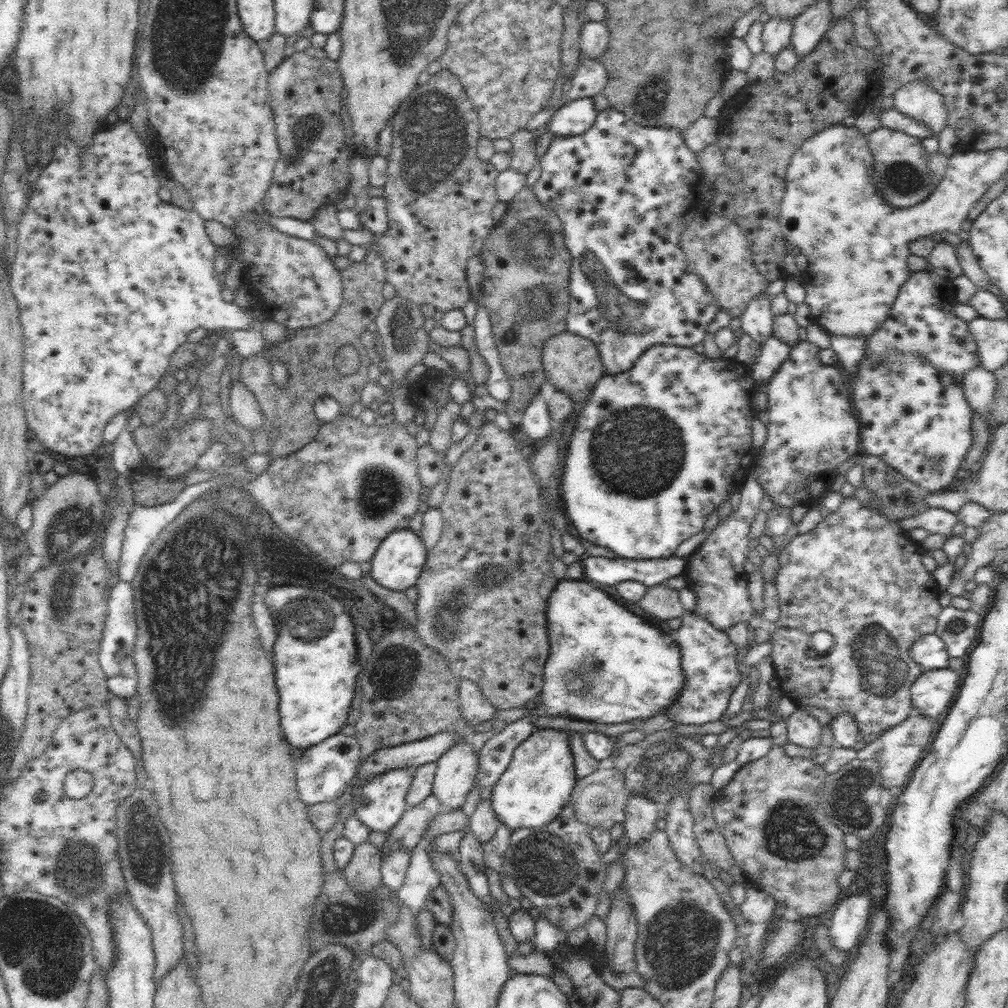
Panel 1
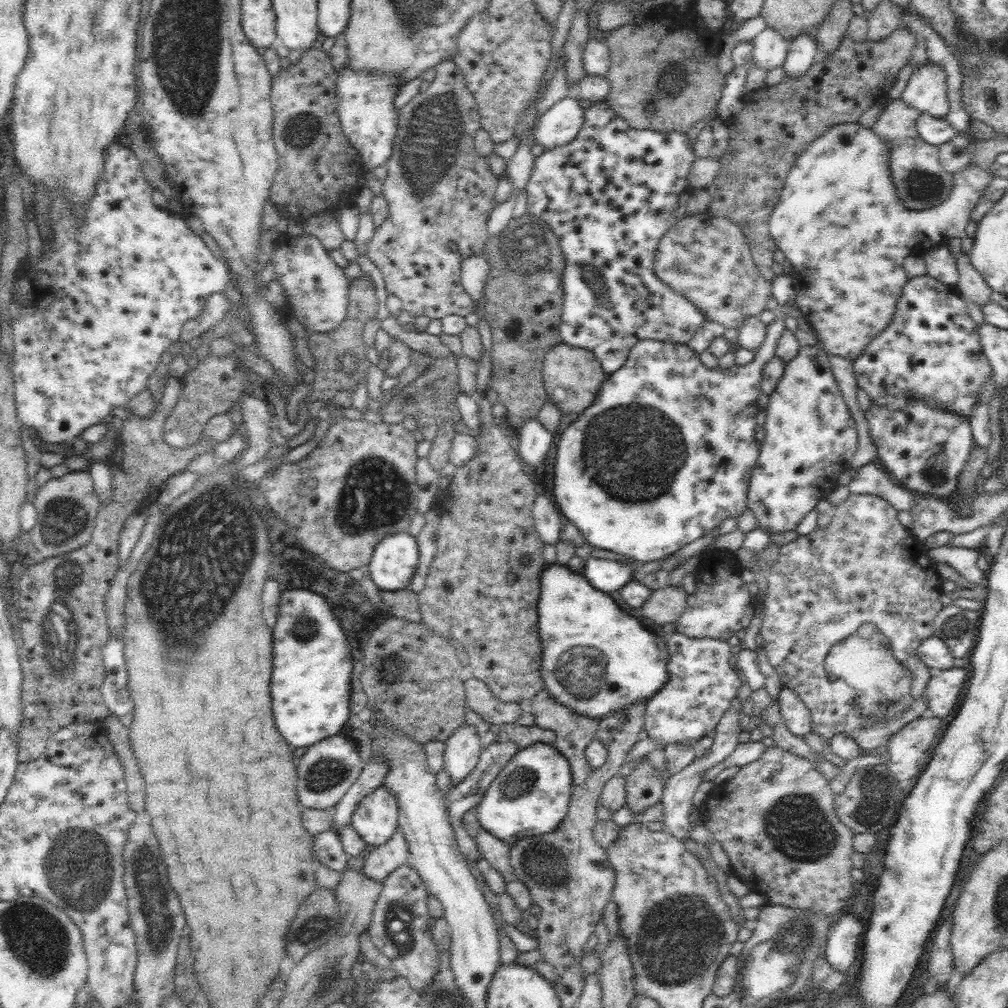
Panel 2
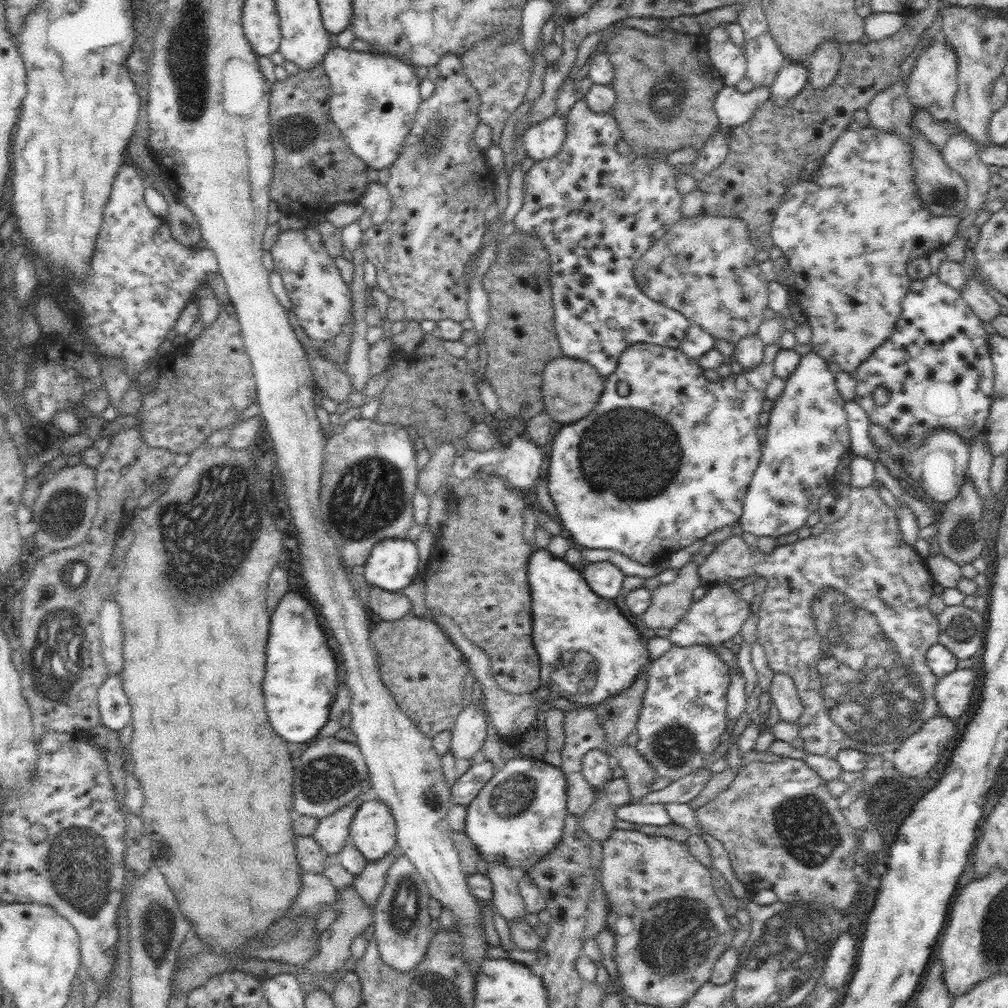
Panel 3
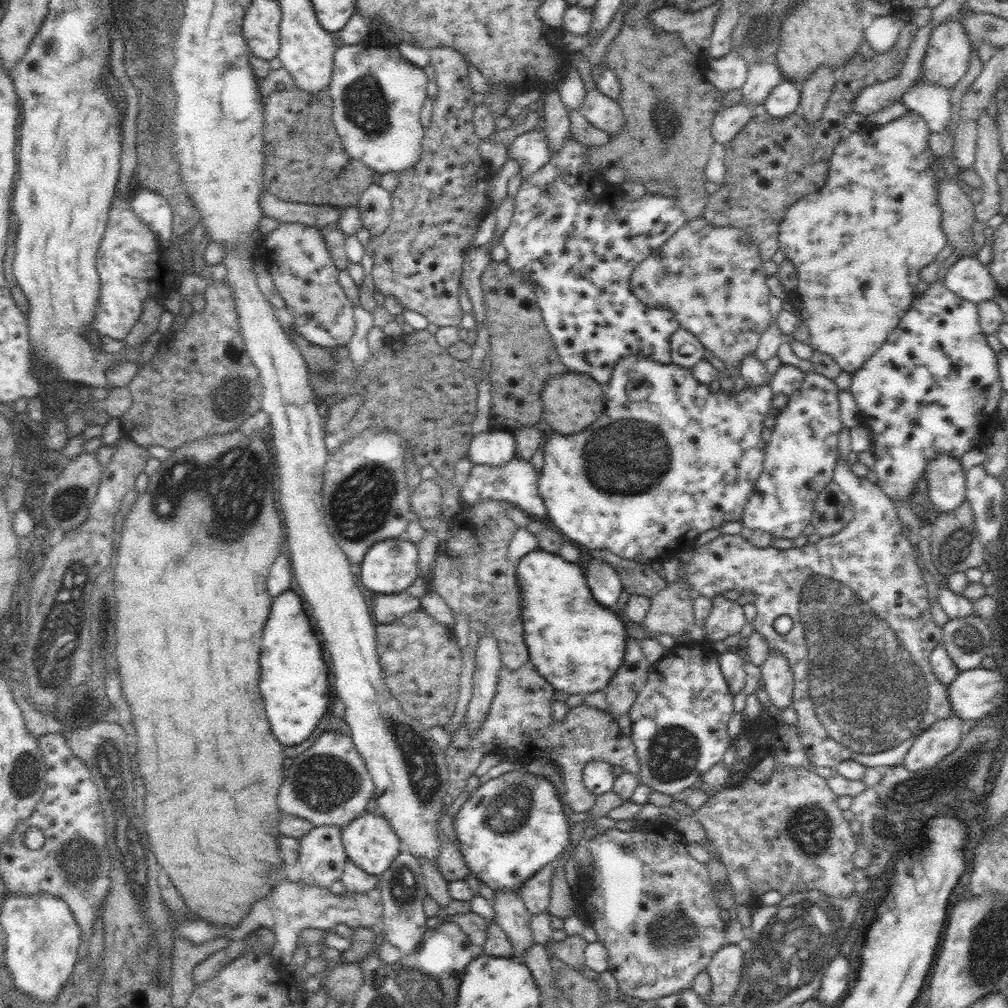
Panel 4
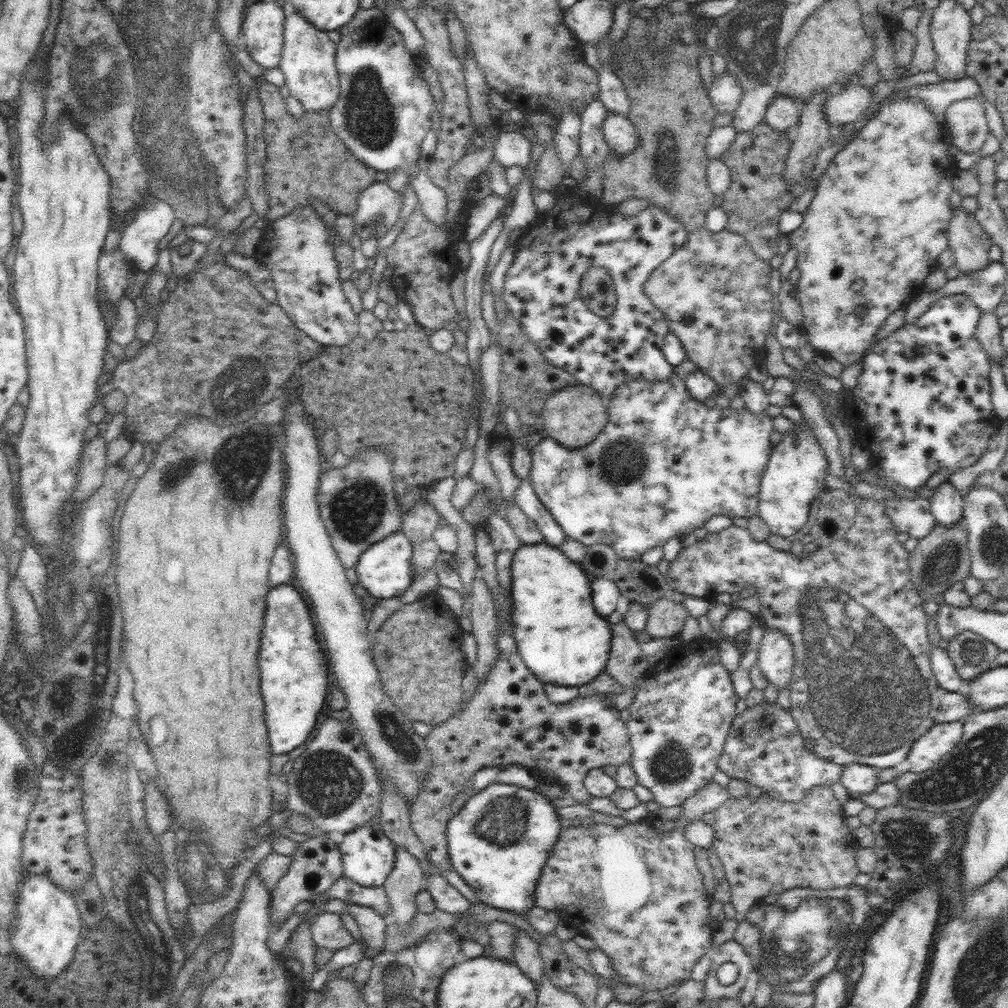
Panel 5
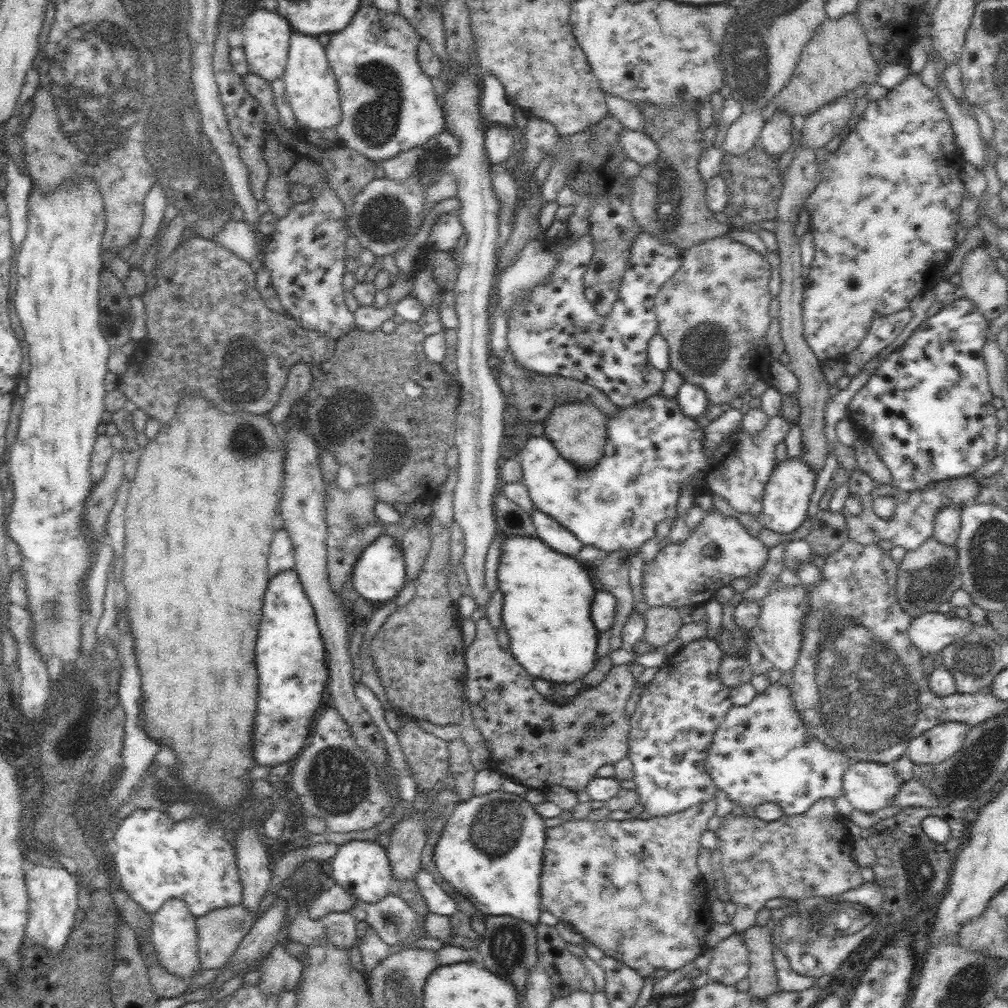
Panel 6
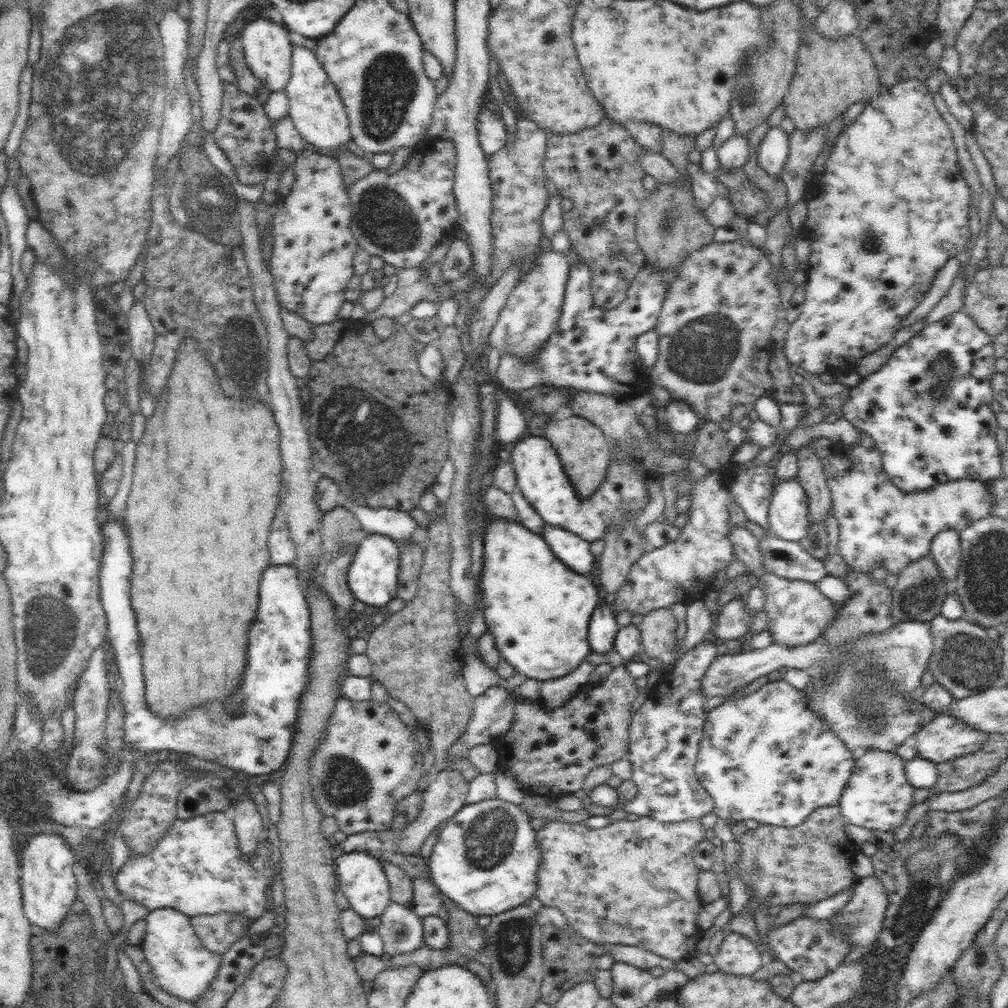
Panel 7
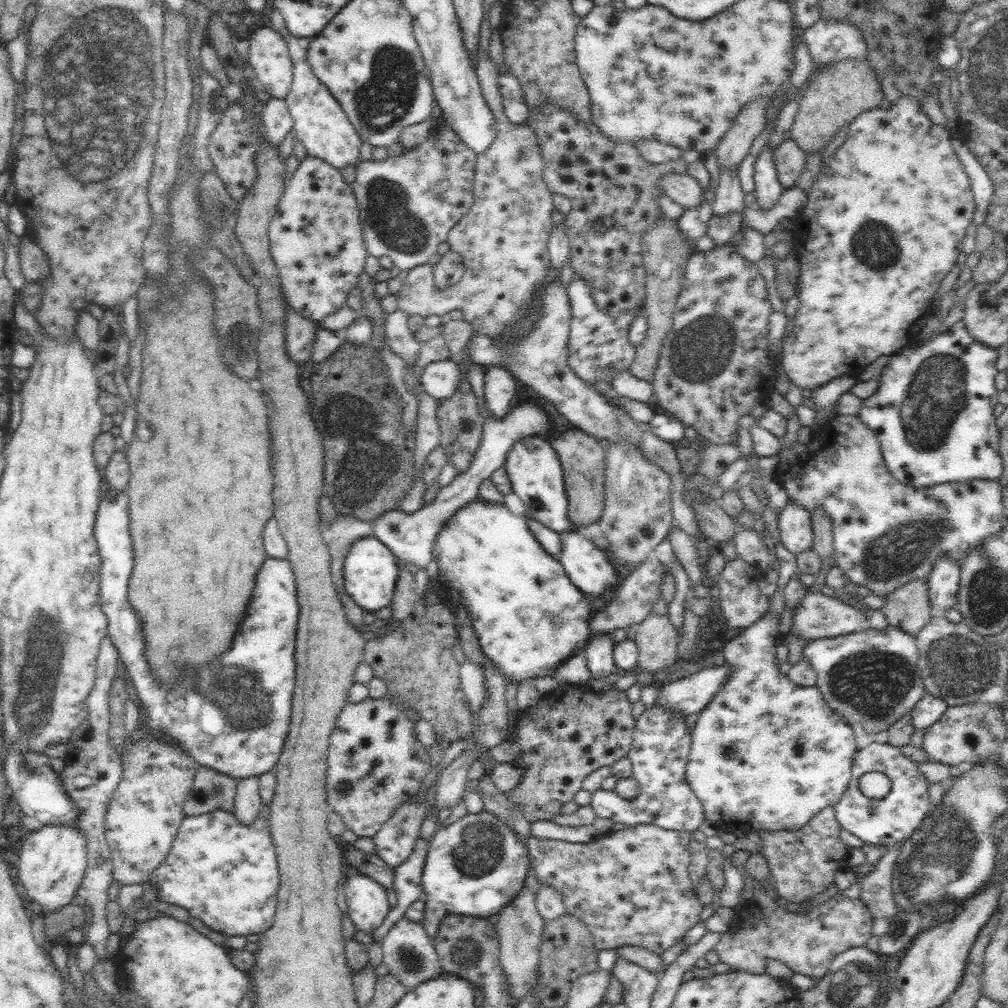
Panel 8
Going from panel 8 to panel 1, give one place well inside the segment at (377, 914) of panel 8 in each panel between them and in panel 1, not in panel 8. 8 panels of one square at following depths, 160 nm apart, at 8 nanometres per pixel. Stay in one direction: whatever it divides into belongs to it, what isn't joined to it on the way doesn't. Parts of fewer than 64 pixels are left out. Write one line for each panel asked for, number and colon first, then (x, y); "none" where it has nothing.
1: (379, 803)
2: (375, 819)
3: (372, 830)
4: (369, 841)
5: (368, 855)
6: (363, 868)
7: (360, 876)

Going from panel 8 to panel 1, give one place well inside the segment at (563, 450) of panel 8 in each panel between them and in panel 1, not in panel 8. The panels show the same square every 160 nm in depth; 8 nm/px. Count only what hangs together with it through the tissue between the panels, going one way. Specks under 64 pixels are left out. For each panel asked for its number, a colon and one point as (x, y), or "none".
1: (572, 363)
2: (572, 376)
3: (570, 388)
4: (572, 400)
5: (574, 416)
6: (579, 431)
7: (585, 452)

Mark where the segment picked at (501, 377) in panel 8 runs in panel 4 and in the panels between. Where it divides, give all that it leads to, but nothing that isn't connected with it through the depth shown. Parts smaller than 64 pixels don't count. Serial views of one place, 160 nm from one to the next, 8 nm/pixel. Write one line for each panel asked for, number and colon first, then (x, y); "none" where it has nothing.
4: (577, 243)
5: (542, 287)
6: (557, 330)
7: (590, 349)

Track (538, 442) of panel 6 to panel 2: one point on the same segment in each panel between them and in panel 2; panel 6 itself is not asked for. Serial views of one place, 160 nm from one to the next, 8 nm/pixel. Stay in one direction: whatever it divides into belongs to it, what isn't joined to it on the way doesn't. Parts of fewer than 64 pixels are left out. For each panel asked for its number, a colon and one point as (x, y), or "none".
2: (698, 424)
3: (658, 413)
4: (668, 459)
5: (664, 463)

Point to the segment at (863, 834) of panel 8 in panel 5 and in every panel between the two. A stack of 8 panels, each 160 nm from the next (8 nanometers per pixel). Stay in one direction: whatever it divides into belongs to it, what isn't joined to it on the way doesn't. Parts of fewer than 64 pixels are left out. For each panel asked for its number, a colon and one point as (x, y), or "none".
5: (859, 778)
6: (868, 785)
7: (878, 795)

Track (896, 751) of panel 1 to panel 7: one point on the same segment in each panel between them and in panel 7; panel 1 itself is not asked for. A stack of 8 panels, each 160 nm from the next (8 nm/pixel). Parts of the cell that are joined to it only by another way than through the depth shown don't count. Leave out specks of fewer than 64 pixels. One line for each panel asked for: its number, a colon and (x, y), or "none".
2: (910, 749)
3: (916, 756)
4: (942, 738)
5: (940, 739)
6: (932, 747)
7: (946, 737)

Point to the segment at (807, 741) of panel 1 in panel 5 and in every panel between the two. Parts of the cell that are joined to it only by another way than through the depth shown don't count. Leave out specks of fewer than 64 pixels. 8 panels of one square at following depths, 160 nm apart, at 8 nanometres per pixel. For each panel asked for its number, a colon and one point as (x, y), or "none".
2: (795, 713)
3: (784, 694)
4: (778, 679)
5: (776, 661)

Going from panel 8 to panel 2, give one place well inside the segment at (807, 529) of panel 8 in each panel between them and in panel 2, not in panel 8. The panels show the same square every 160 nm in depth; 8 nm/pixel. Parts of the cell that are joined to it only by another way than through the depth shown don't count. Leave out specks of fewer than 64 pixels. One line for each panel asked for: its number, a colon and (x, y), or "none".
2: (810, 435)
3: (807, 434)
4: (800, 458)
5: (794, 477)
6: (786, 496)
7: (789, 518)

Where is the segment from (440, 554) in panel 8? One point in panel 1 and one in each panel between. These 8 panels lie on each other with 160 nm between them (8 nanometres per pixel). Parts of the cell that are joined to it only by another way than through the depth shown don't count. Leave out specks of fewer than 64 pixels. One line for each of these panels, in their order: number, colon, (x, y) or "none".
1: (607, 665)
2: (596, 659)
3: (588, 650)
4: (577, 645)
5: (561, 639)
6: (548, 595)
7: (538, 609)

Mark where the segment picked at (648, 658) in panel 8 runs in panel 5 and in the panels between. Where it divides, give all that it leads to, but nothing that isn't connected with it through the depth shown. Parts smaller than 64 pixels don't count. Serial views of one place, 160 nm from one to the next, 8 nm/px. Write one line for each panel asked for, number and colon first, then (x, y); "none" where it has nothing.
5: (666, 619)
6: (663, 623)
7: (658, 630)

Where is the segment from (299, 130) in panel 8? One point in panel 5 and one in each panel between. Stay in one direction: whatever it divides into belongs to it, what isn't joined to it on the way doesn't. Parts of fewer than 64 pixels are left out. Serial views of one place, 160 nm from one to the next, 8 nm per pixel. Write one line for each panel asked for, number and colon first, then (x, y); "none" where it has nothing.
5: (308, 60)
6: (311, 87)
7: (319, 115)

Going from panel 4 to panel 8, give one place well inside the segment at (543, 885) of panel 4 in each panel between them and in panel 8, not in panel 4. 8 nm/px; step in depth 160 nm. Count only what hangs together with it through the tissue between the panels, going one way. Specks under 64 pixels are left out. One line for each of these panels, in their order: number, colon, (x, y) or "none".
5: (636, 890)
6: (633, 888)
7: (634, 883)
8: (631, 886)

